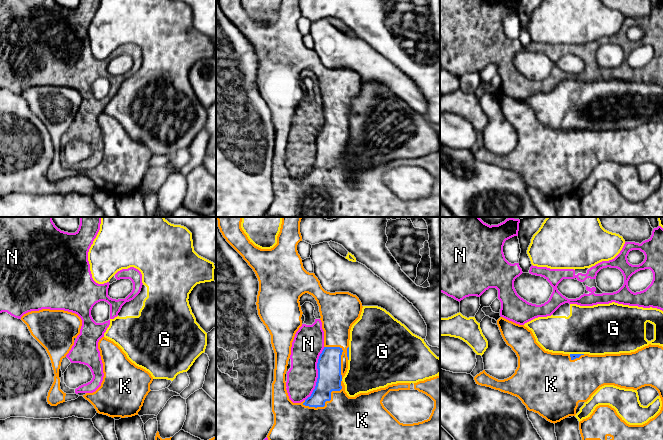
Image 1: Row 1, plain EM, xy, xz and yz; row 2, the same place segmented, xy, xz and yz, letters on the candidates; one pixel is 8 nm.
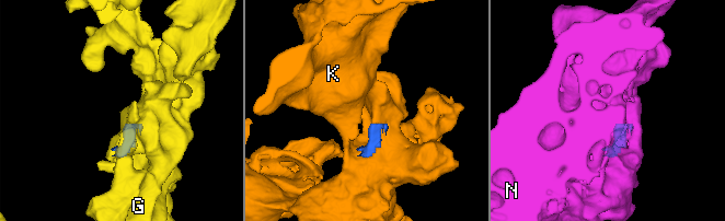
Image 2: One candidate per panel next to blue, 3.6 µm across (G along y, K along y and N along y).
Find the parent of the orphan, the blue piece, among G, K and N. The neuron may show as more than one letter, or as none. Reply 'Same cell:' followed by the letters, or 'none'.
Same cell: K

